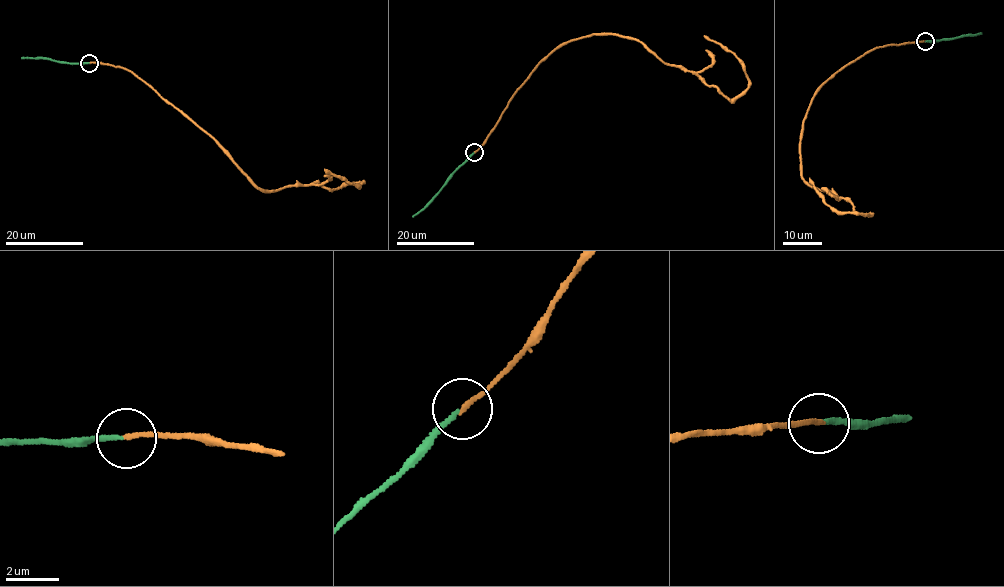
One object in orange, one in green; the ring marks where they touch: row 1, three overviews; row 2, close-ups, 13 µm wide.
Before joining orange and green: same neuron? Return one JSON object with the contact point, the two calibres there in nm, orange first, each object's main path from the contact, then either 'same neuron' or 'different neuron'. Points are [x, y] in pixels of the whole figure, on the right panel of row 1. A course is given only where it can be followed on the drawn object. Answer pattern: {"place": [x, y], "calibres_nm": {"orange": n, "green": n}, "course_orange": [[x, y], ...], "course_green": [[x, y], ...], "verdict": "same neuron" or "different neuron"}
{"place": [925, 41], "calibres_nm": {"orange": 180, "green": 150}, "course_orange": [[925, 42], [874, 48], [840, 69], [822, 84], [803, 122], [804, 180], [869, 214], [836, 212], [809, 178]], "course_green": [[925, 41], [981, 33]], "verdict": "same neuron"}

